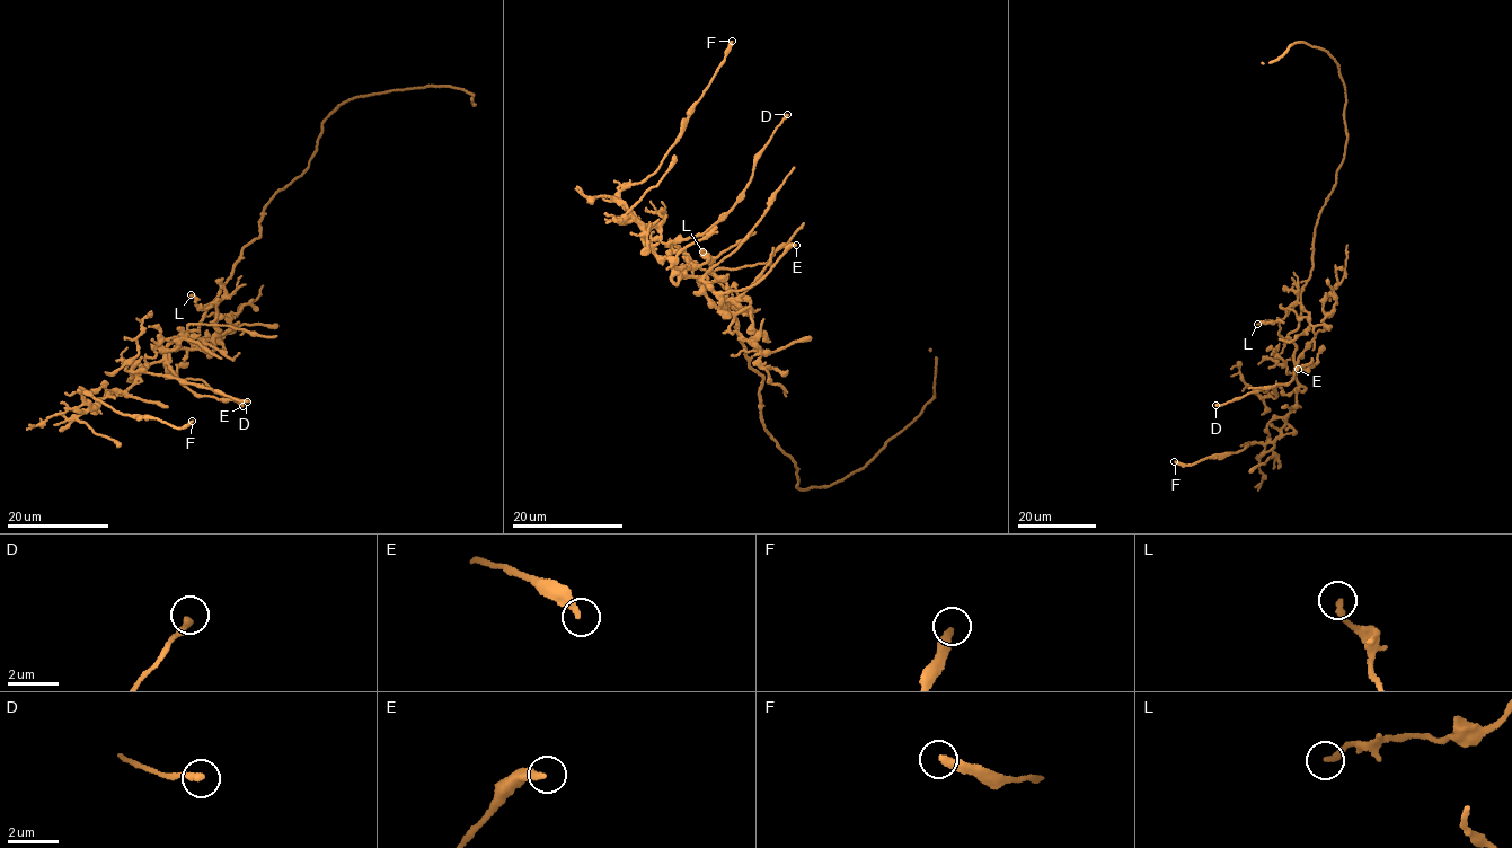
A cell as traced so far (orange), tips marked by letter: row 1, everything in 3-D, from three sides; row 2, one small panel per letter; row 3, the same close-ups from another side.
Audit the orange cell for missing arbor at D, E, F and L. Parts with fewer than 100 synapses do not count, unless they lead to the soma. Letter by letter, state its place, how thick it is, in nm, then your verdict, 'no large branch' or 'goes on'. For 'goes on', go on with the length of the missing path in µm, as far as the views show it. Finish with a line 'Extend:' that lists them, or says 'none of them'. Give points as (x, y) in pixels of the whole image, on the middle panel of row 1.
D: (787, 114) | 240 nm | no large branch
E: (796, 245) | 280 nm | no large branch
F: (732, 41) | 320 nm | no large branch
L: (703, 252) | 240 nm | no large branch
Extend: none of them

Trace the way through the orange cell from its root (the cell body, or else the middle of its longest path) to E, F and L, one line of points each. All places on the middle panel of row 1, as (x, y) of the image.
E: (743, 344), (728, 309), (724, 282), (717, 280), (704, 288), (700, 277), (716, 292), (743, 290), (796, 245)
F: (743, 344), (724, 282), (704, 288), (700, 276), (682, 276), (657, 258), (619, 196), (657, 168), (732, 41)
L: (743, 344), (724, 282), (704, 288), (700, 279), (718, 309), (751, 308), (737, 309), (703, 252)

